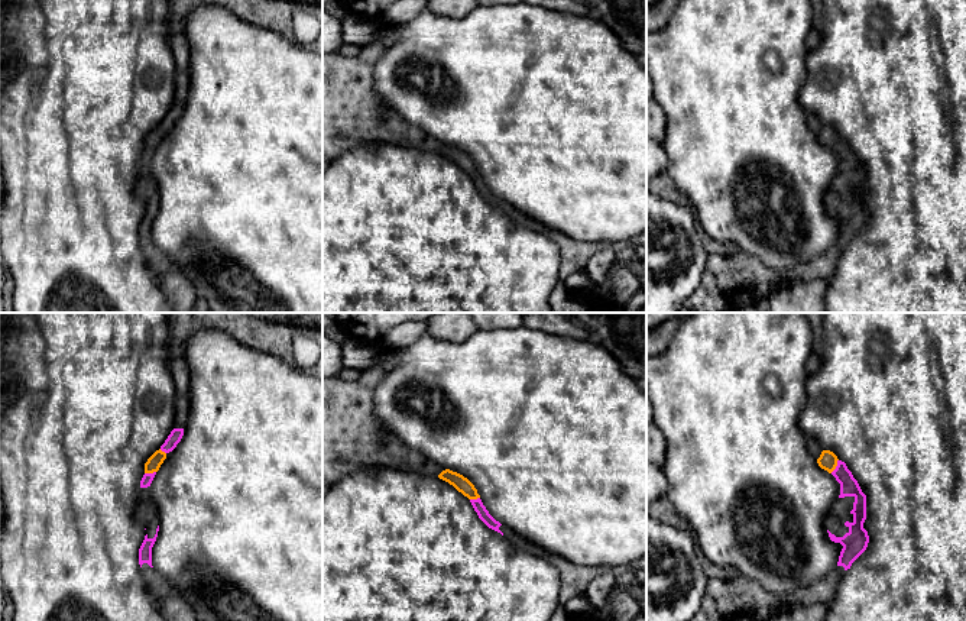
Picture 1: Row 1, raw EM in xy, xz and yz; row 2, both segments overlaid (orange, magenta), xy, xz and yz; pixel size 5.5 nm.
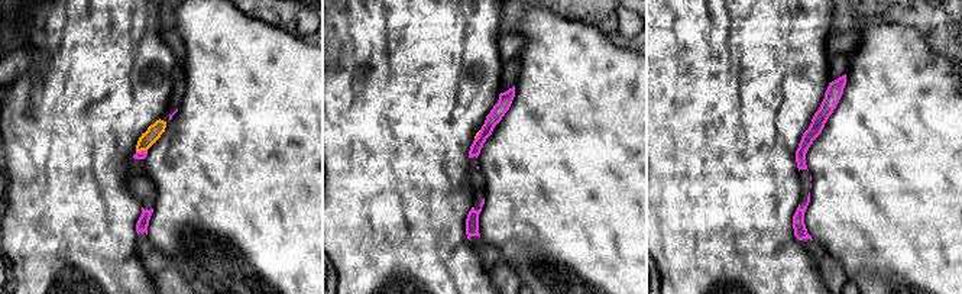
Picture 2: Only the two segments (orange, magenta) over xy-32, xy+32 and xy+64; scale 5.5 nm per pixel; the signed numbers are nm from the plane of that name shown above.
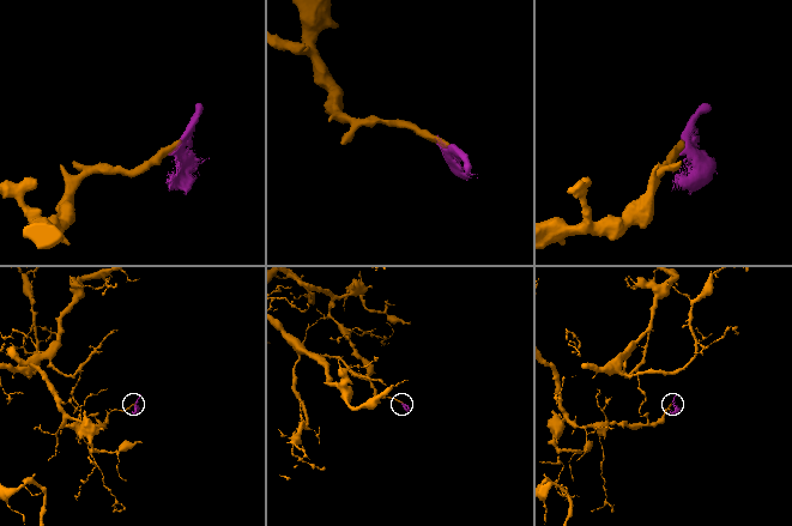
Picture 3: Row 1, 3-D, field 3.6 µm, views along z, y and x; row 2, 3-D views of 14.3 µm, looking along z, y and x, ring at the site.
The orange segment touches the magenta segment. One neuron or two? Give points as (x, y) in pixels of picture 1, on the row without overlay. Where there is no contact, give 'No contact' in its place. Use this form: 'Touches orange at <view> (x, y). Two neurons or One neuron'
Touches orange at yz (836, 141). One neuron

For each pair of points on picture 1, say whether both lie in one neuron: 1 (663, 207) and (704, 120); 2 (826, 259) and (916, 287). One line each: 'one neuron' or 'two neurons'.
1: two neurons
2: two neurons

